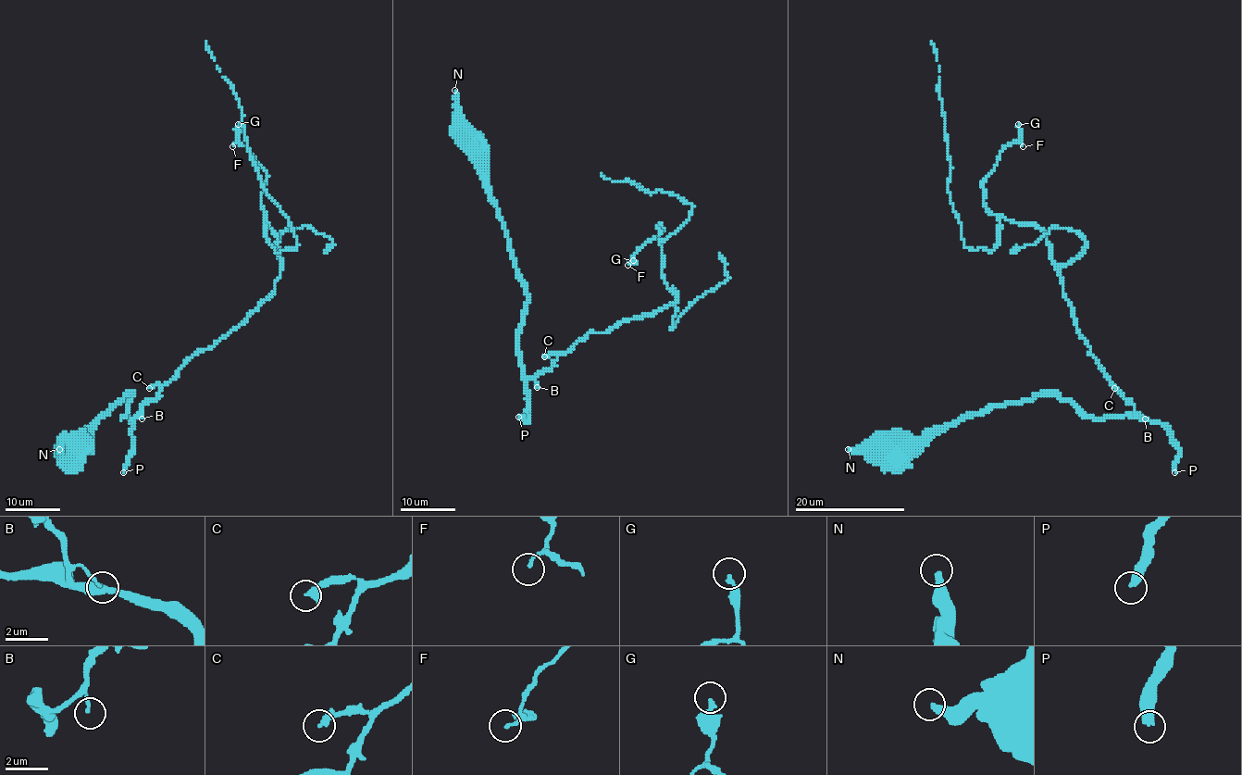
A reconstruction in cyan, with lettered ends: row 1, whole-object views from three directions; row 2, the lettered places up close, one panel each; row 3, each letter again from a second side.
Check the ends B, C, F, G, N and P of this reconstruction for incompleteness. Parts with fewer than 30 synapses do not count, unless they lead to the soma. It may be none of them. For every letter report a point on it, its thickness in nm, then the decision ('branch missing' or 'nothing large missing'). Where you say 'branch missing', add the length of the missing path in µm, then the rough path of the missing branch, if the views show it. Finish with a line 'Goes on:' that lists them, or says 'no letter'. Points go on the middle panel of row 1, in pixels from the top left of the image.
B: at (537, 387); 140 nm thick; nothing large missing
C: at (544, 356); 340 nm thick; nothing large missing
F: at (627, 265); 130 nm thick; nothing large missing
G: at (633, 260); 260 nm thick; nothing large missing
N: at (454, 90); 360 nm thick; nothing large missing
P: at (518, 417); 400 nm thick; branch missing; about 350 µm are missing
Goes on: P

